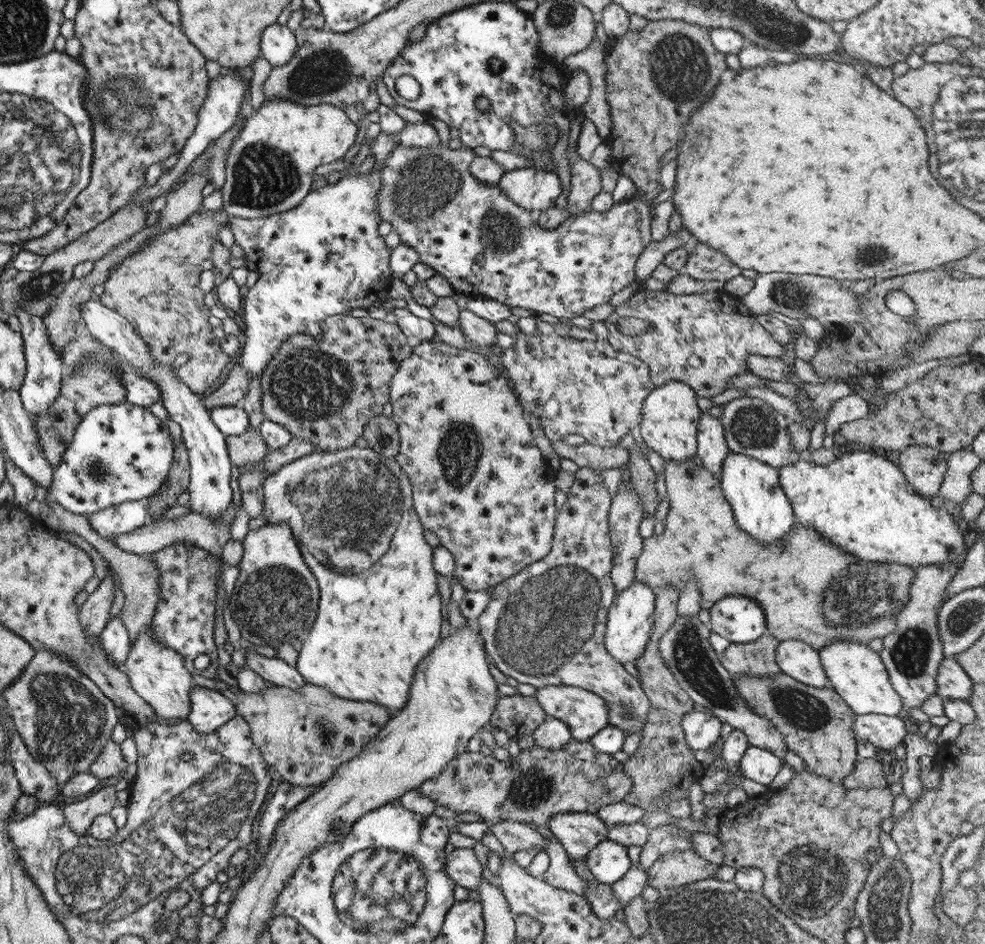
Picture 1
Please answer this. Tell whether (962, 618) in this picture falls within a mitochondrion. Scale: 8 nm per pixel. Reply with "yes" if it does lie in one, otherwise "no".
yes

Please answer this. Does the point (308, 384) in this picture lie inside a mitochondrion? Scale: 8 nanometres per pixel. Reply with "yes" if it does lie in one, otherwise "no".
yes

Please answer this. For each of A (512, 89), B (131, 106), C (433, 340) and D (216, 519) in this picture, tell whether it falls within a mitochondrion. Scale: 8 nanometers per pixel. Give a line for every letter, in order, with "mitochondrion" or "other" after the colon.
A: other
B: mitochondrion
C: other
D: other

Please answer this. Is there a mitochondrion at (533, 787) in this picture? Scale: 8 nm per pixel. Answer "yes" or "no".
yes

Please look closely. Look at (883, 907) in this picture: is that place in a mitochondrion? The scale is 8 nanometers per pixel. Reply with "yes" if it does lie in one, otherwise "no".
yes

